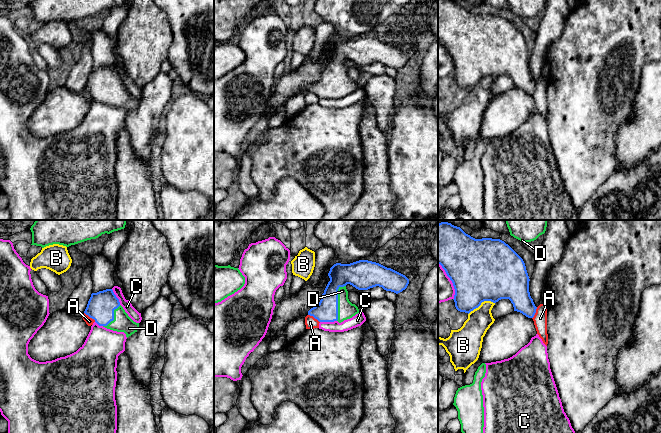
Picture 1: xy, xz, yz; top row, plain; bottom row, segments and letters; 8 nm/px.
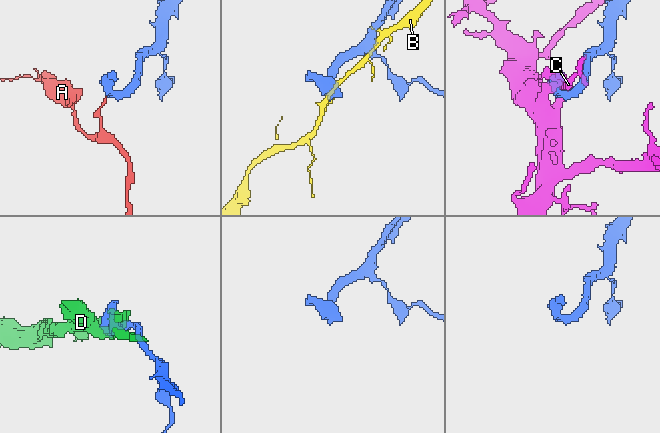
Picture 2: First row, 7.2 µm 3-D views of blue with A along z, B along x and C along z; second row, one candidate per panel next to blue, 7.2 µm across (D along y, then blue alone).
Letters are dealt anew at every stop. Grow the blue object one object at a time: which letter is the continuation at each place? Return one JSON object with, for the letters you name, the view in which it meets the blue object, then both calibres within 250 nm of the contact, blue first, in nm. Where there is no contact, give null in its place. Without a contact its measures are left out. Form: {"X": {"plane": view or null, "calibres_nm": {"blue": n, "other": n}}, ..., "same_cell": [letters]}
{"D": {"plane": "xz", "calibres_nm": {"blue": 180, "other": 140}}, "same_cell": ["D"]}

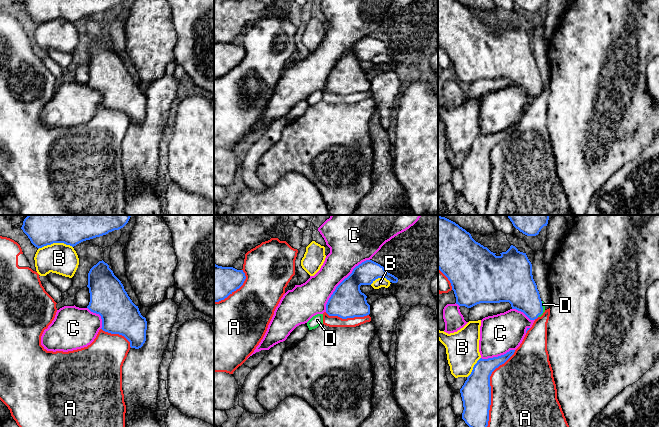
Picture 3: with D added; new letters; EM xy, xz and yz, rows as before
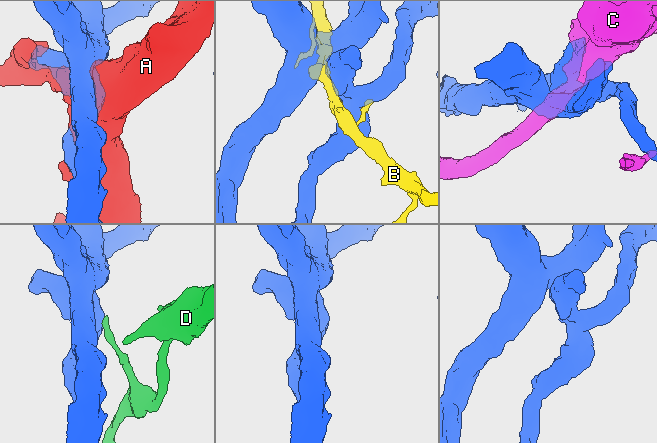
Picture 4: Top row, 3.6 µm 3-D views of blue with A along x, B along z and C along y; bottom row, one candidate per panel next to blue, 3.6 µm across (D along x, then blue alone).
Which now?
{"same_cell": []}

